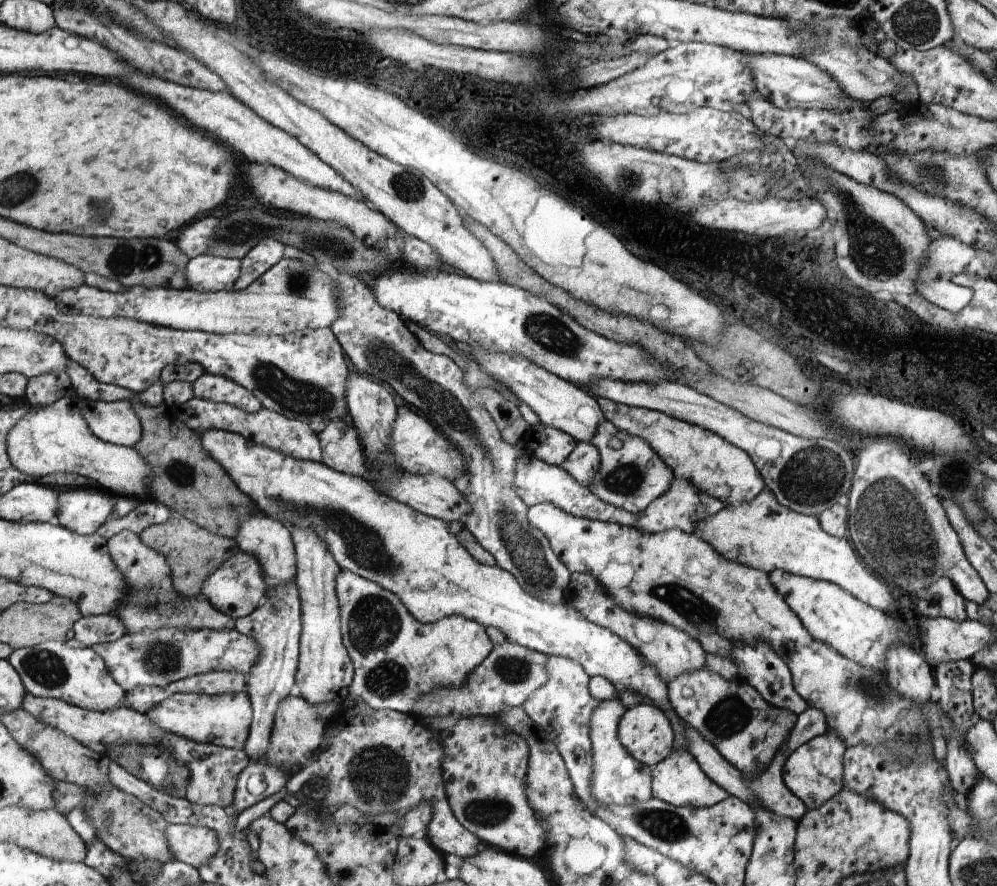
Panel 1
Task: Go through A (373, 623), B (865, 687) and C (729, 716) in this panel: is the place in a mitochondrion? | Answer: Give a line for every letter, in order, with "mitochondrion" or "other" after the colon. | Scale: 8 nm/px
A: mitochondrion
B: mitochondrion
C: mitochondrion

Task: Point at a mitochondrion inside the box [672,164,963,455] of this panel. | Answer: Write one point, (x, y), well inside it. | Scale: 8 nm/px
(874, 249)

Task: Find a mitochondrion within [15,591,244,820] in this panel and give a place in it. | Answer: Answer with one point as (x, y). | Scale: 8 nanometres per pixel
(46, 668)

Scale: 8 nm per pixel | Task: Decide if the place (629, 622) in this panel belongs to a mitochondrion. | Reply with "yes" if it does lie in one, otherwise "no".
no

